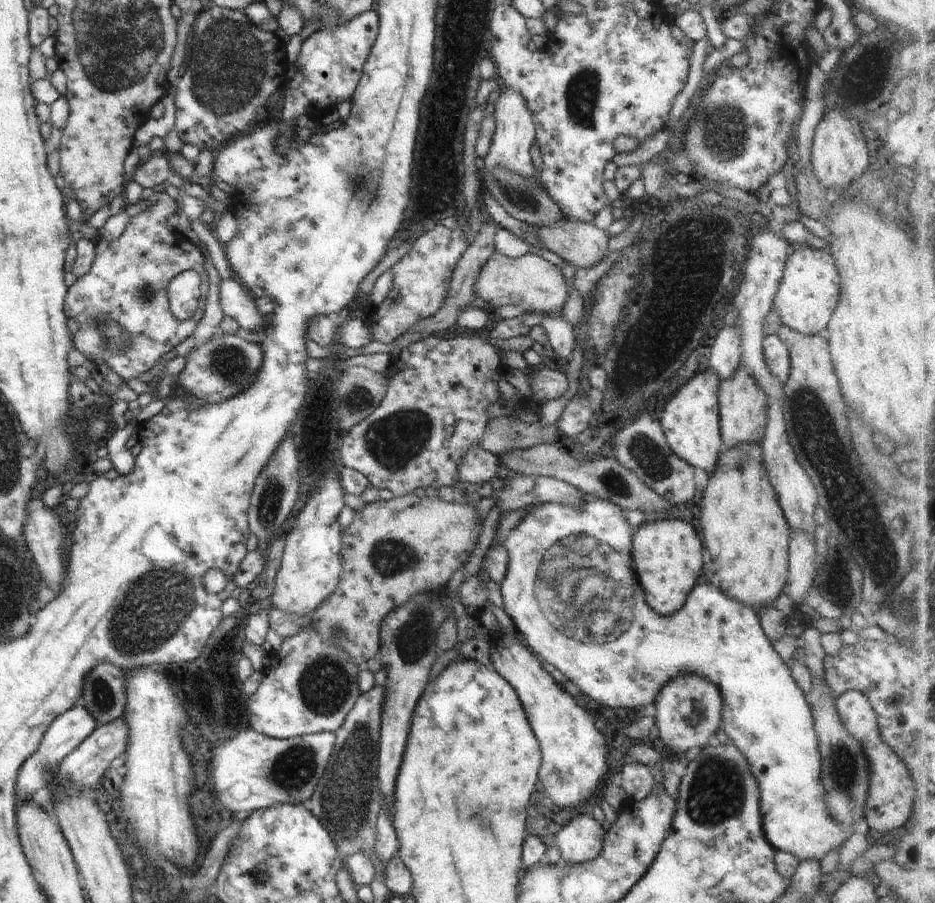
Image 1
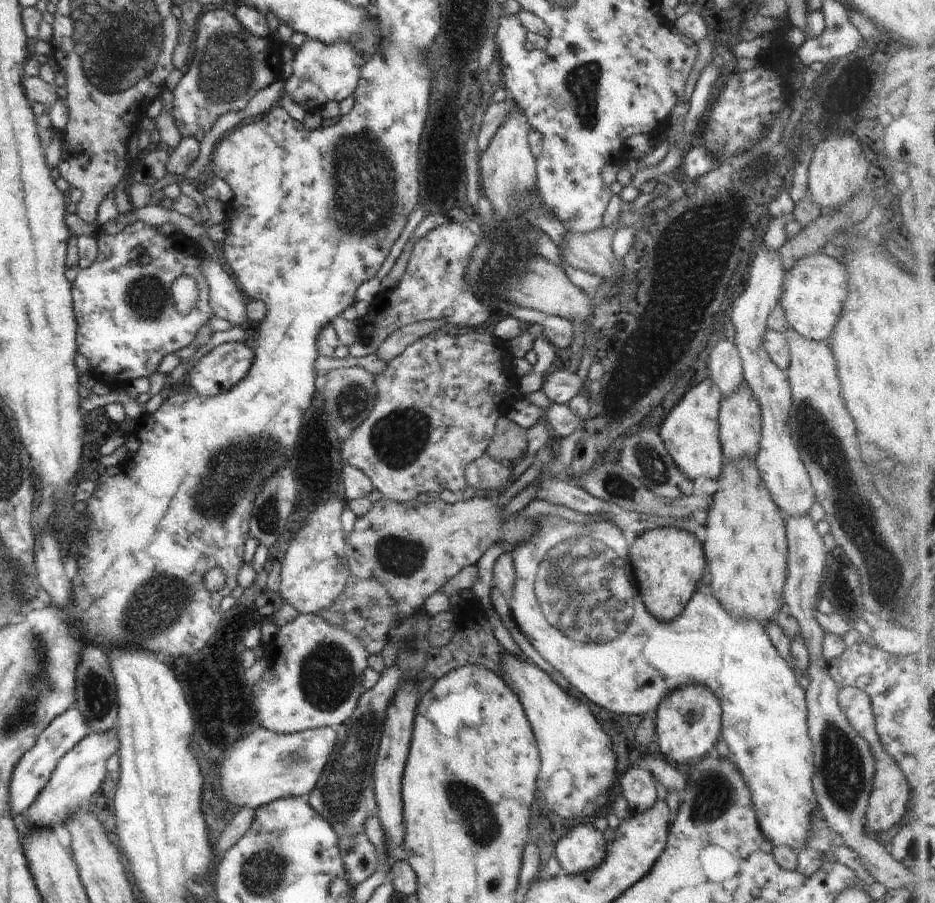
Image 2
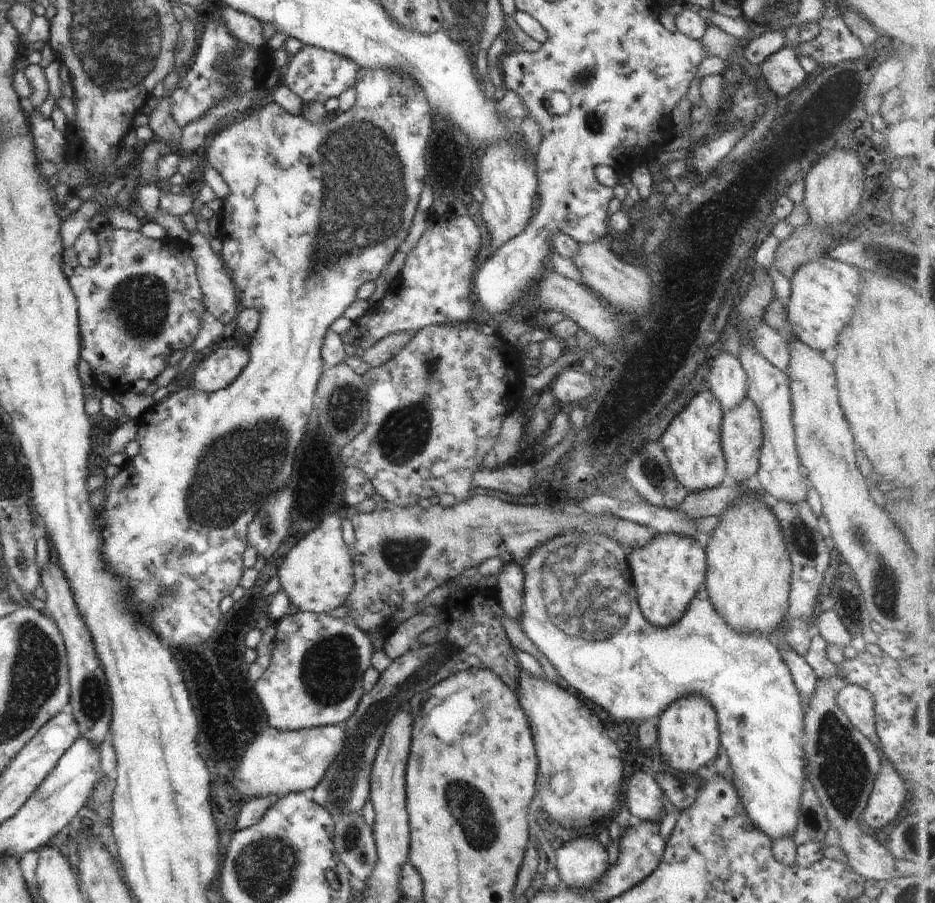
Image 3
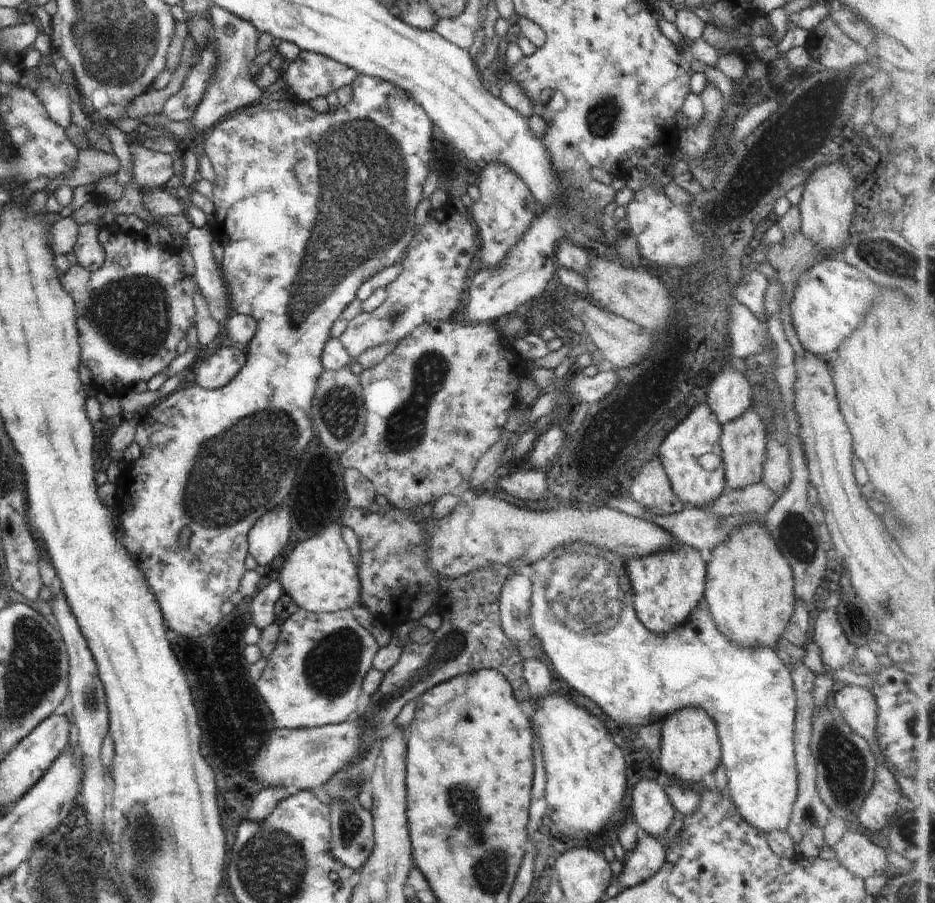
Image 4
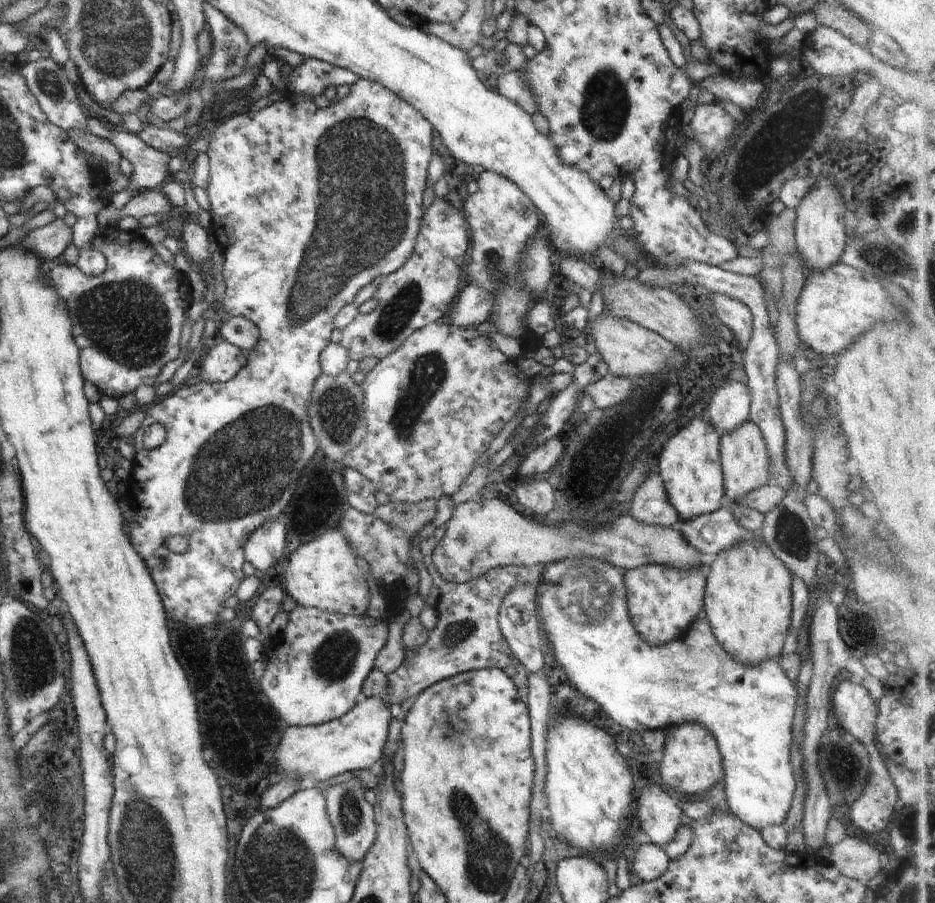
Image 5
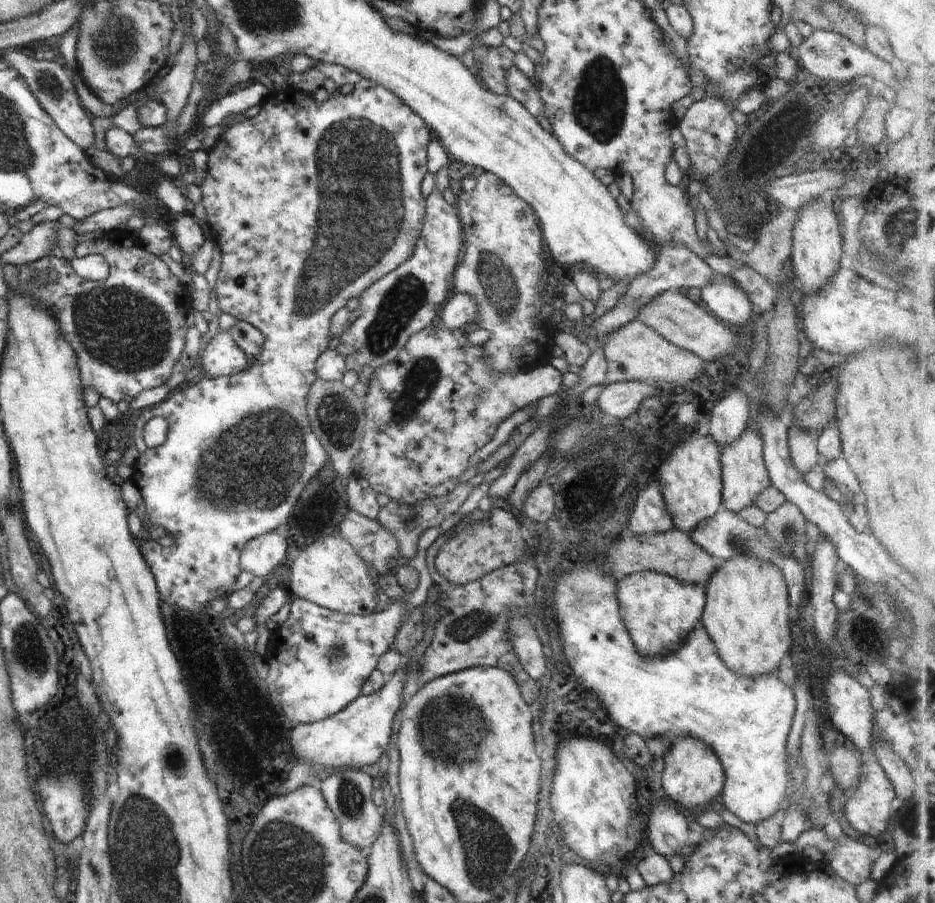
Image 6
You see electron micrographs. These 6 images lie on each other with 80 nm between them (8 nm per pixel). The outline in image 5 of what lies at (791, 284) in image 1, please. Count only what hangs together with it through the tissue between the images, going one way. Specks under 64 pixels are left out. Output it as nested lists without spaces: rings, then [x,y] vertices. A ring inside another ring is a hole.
[[[842,262],[834,263],[823,271],[808,273],[796,305],[797,329],[807,352],[823,356],[839,353],[860,334],[864,334],[870,326],[874,326],[876,320],[890,320],[892,314],[894,318],[906,319],[906,316],[900,316],[900,312],[896,312],[888,292],[878,282],[872,275]]]

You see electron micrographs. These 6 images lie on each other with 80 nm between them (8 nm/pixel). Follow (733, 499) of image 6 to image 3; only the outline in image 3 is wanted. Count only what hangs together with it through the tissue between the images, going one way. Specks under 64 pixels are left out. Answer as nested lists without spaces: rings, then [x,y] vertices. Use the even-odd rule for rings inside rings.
[[[748,396],[744,397],[736,408],[727,410],[723,414],[720,438],[727,474],[738,483],[747,482],[749,478],[756,476],[763,434],[760,411]]]

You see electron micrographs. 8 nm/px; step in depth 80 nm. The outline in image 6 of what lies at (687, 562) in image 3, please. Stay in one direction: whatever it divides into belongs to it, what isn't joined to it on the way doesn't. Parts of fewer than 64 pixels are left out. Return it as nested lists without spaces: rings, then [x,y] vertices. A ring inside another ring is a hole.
[[[640,571],[619,578],[616,588],[624,626],[643,657],[677,651],[688,633],[701,626],[705,607],[704,584],[679,581],[656,571]]]

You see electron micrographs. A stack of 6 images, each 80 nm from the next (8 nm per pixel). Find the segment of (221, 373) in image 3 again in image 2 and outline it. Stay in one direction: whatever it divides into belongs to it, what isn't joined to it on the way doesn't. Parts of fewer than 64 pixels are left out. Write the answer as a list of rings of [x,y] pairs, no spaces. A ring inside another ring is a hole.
[[[231,341],[220,344],[189,365],[188,384],[198,394],[217,397],[243,380],[253,360],[252,343]]]

